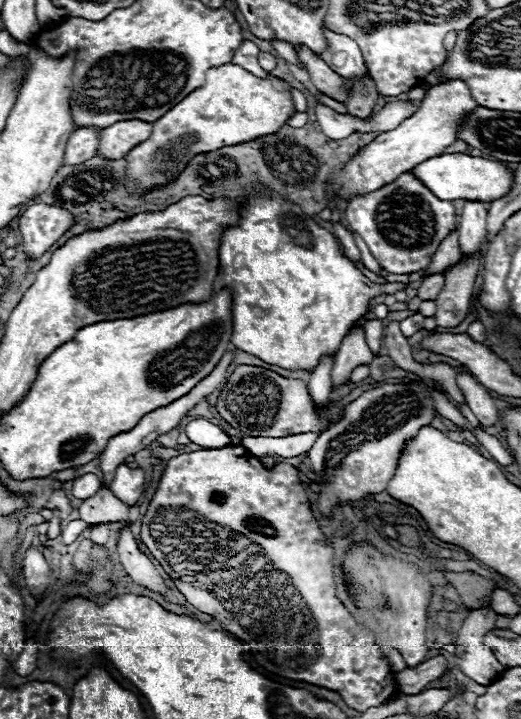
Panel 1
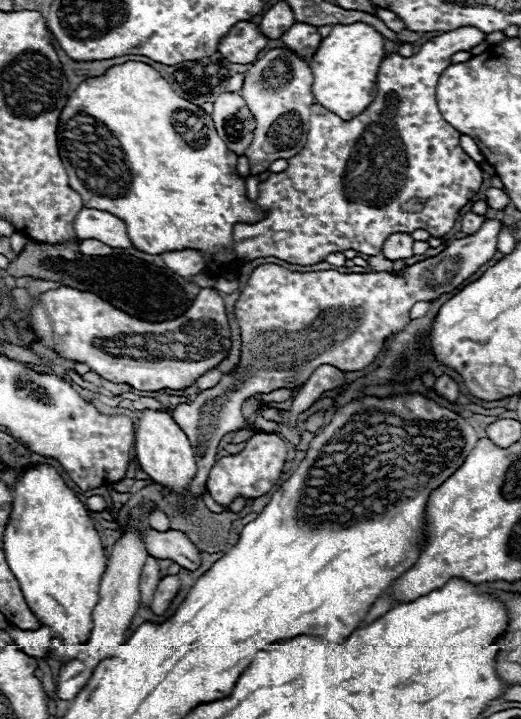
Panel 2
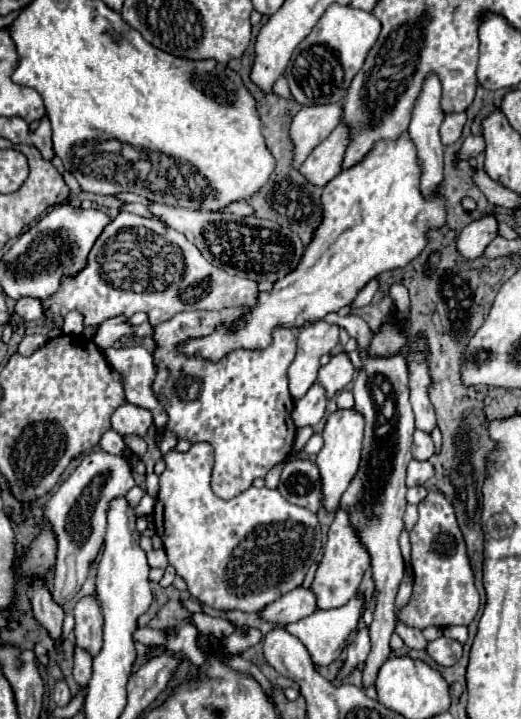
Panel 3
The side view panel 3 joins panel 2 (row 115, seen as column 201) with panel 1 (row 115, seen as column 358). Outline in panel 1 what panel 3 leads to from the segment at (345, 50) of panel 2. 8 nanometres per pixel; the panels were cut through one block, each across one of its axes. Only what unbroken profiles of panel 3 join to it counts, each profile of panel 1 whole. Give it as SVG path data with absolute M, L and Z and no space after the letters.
M224 64L206 72L206 82L196 92L188 94L176 108L170 108L160 120L152 122L148 140L136 144L124 156L126 180L124 186L132 194L150 192L172 182L196 154L212 152L216 148L244 144L266 134L278 132L286 120L296 112L290 86L274 76L268 80L256 78L236 64Z

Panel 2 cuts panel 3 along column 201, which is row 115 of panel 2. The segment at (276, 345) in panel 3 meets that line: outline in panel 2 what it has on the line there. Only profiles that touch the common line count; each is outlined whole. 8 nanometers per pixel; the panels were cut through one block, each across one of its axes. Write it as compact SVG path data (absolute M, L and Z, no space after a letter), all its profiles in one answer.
M464 26L432 38L420 48L416 56L402 58L398 54L388 54L378 70L376 96L372 104L352 120L342 120L324 106L312 104L310 132L304 150L288 160L288 168L284 172L270 174L266 182L260 182L260 198L256 204L262 212L266 212L266 216L254 224L234 226L234 256L244 262L276 256L290 264L310 266L326 260L326 256L332 252L344 250L378 256L384 240L396 232L410 234L418 228L424 228L432 236L448 234L456 224L458 212L480 190L484 172L480 164L462 150L460 132L438 112L436 84L440 78L440 60L444 60L448 66L452 54L470 52L484 40L486 34L476 26Z

